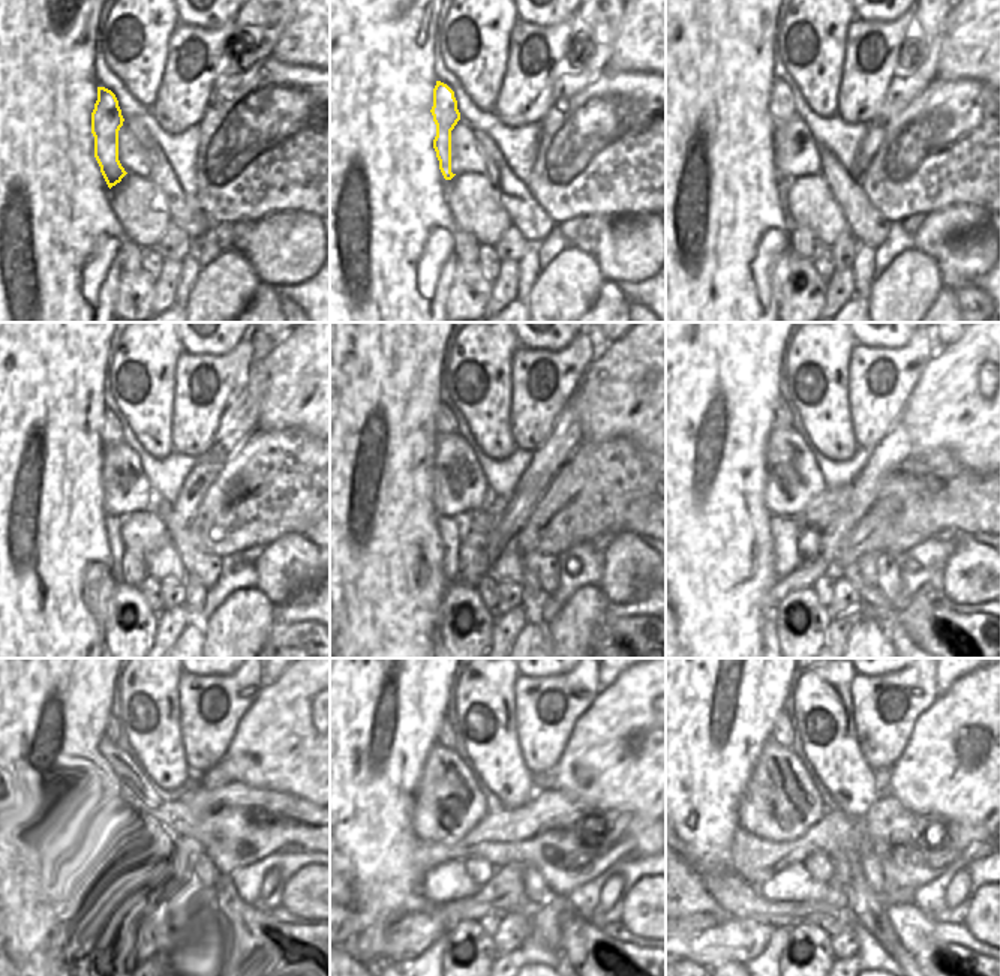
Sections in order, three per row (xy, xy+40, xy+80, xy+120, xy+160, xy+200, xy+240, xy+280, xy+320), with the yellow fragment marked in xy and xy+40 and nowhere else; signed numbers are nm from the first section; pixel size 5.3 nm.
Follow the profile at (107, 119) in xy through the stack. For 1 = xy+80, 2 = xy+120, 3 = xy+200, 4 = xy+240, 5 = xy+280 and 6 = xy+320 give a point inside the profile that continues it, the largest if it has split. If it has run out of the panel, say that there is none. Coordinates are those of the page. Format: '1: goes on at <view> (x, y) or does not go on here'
1: goes on at xy+80 (781, 110)
2: goes on at xy+120 (111, 435)
3: goes on at xy+200 (781, 419)
4: goes on at xy+240 (105, 748)
5: goes on at xy+280 (446, 736)
6: goes on at xy+320 (783, 729)

